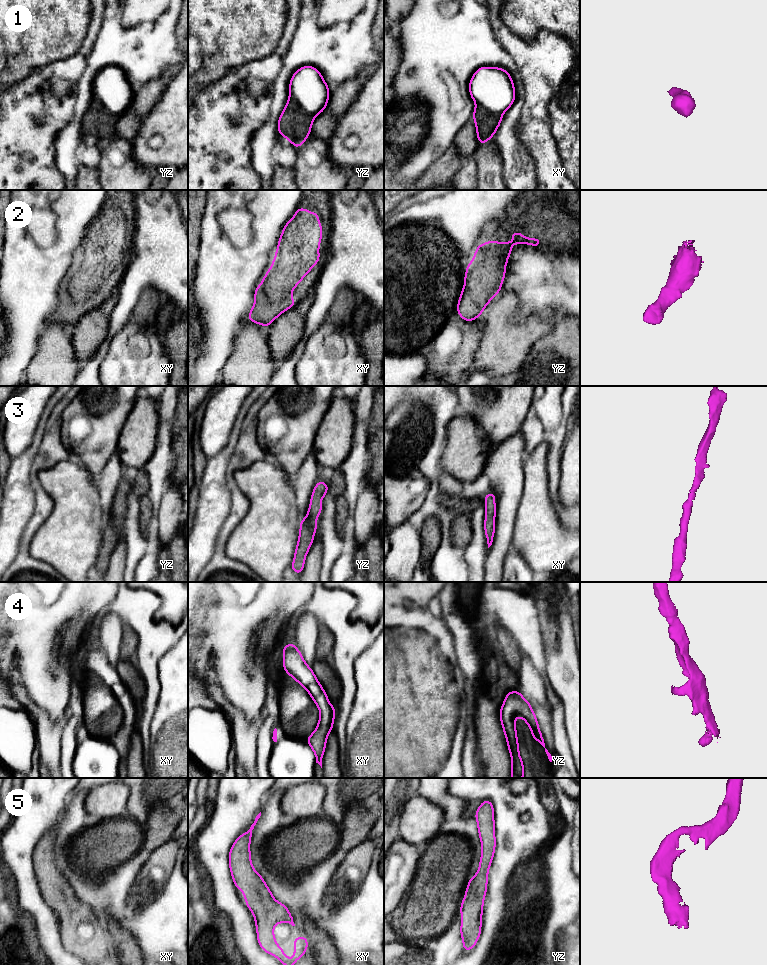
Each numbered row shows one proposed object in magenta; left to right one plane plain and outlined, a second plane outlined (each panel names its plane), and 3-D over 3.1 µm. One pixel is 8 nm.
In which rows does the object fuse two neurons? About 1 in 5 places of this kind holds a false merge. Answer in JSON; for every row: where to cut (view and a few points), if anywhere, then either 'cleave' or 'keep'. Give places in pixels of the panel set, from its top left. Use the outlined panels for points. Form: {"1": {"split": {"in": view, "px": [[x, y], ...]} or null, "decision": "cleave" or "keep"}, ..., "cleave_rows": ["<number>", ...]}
{"1": {"split": null, "decision": "keep"}, "2": {"split": null, "decision": "keep"}, "3": {"split": null, "decision": "keep"}, "4": {"split": null, "decision": "keep"}, "5": {"split": null, "decision": "keep"}, "cleave_rows": []}

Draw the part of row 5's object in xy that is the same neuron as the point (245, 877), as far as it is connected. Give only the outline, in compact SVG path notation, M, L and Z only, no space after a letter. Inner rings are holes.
M261 812L256 816L250 829L240 835L233 843L229 852L229 867L235 887L244 892L247 907L254 915L258 944L262 950L279 959L283 965L294 965L306 952L308 939L294 938L294 958L285 956L284 950L277 945L274 937L274 926L286 922L295 926L288 908L276 901L265 881L252 866L250 840L252 830Z

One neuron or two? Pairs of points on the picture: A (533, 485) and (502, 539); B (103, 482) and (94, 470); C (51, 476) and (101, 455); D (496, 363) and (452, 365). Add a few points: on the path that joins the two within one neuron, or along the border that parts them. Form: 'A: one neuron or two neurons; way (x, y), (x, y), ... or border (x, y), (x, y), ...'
A: two neurons; border (523, 490), (511, 536)
B: two neurons; border (111, 455), (95, 481)
C: two neurons; border (73, 457), (86, 469), (95, 482)
D: two neurons; border (479, 342), (474, 360), (466, 373)

